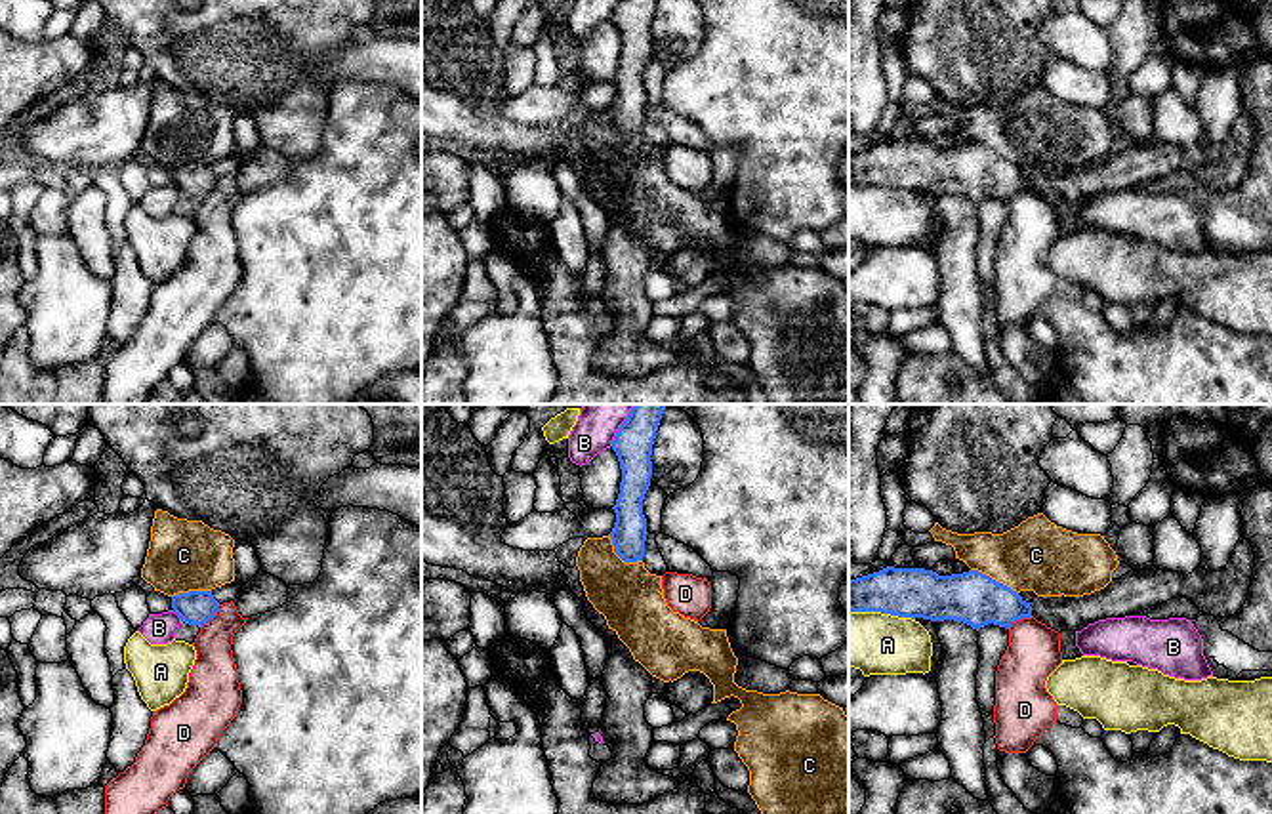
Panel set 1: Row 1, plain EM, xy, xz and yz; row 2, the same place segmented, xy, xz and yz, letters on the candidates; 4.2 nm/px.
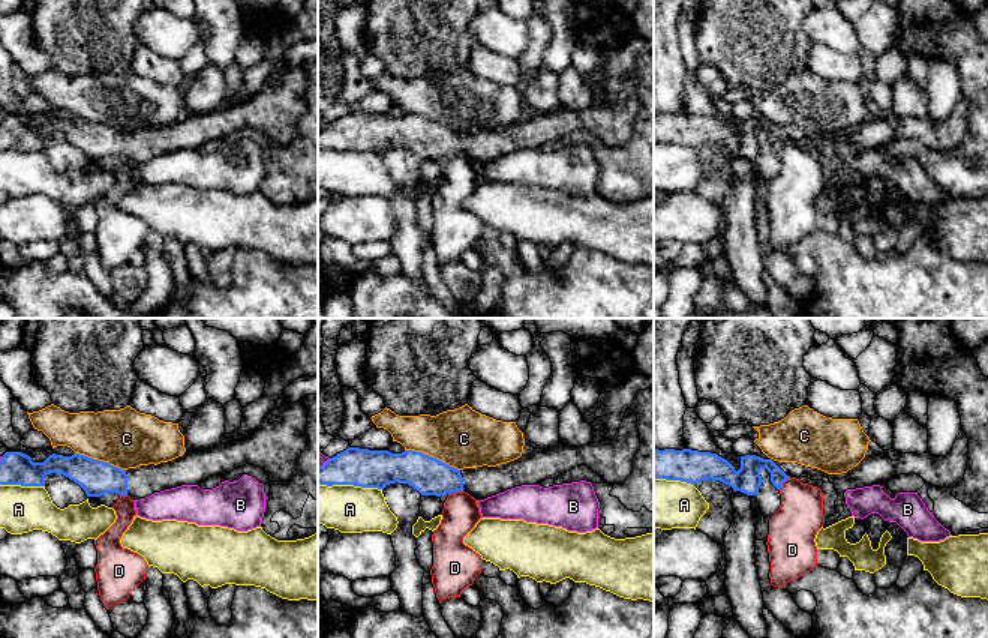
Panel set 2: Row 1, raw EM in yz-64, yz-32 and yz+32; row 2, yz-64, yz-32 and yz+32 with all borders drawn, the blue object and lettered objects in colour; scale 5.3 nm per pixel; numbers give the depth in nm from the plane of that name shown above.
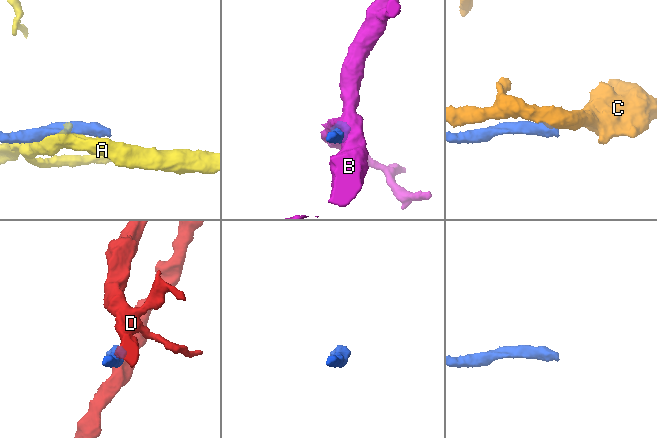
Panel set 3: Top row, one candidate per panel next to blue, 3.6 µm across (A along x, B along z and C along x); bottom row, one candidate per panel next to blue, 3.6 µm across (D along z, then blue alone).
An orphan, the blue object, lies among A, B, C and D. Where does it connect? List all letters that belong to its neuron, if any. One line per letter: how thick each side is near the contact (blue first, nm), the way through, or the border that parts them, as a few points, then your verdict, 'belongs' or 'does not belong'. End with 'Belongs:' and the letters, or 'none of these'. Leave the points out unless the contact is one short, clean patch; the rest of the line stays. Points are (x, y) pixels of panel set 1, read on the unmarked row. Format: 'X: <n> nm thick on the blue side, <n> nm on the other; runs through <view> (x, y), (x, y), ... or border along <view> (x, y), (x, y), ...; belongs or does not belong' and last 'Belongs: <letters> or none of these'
A: 200 nm thick on the blue side, 260 nm on the other; does not belong
B: 160 nm thick on the blue side, 140 nm on the other; does not belong
C: 220 nm thick on the blue side, 300 nm on the other; does not belong
D: 220 nm thick on the blue side, 220 nm on the other; border along yz (1032, 189), (1023, 189), (1007, 201); does not belong
Belongs: none of these

